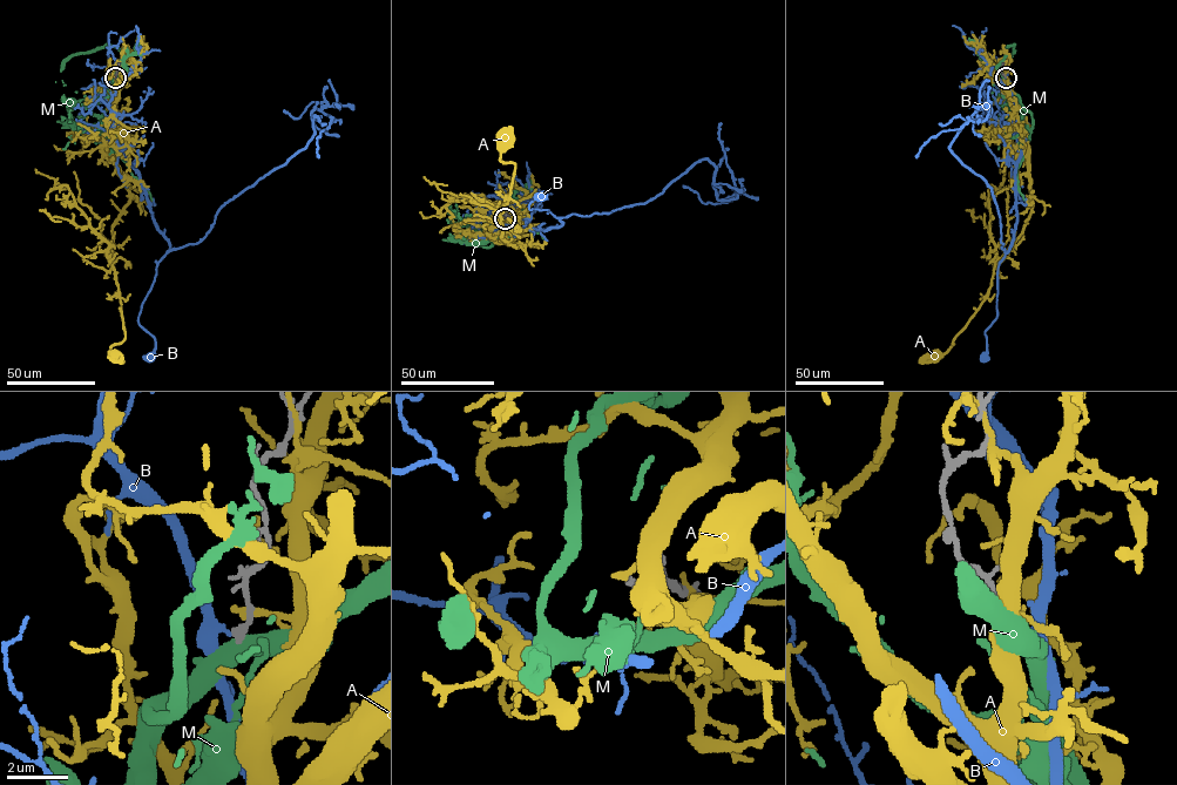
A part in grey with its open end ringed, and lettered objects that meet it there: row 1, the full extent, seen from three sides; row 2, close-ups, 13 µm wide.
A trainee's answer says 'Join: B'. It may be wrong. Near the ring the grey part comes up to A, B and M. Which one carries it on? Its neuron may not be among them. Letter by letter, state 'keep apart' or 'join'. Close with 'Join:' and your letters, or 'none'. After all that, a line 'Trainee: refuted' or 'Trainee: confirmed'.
A: keep apart
B: join
M: keep apart
Join: B
Trainee: confirmed

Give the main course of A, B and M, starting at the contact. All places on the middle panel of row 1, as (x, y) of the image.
A: (505, 217), (499, 241), (519, 245), (501, 236), (500, 212), (509, 200), (515, 166), (500, 158), (506, 139)
B: (505, 218), (499, 227), (507, 235), (559, 227), (562, 223), (548, 209), (528, 208), (542, 196)
M: (505, 218), (496, 224), (500, 234), (491, 245), (479, 244), (525, 230), (539, 232), (543, 238)

